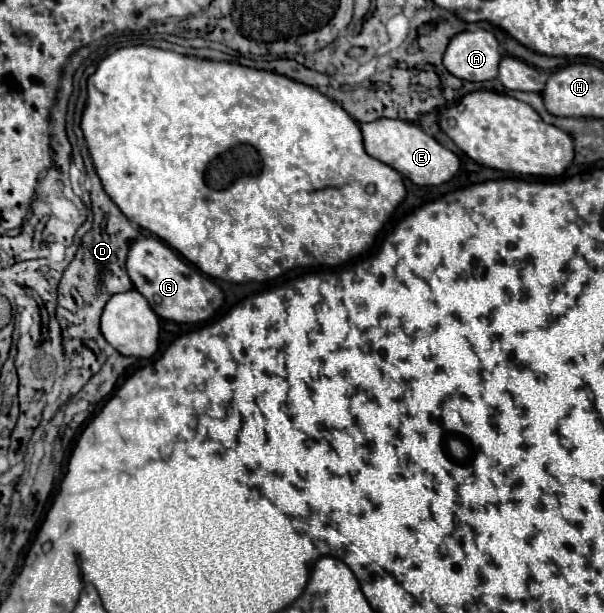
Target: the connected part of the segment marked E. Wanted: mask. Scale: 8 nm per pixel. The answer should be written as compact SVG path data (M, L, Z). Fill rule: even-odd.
M378 118L374 122L360 124L364 148L366 152L384 162L390 164L394 170L398 170L402 176L410 178L418 186L438 186L448 182L460 168L460 160L454 152L438 144L432 136L428 136L418 124L406 122L406 120L390 120L390 118Z

